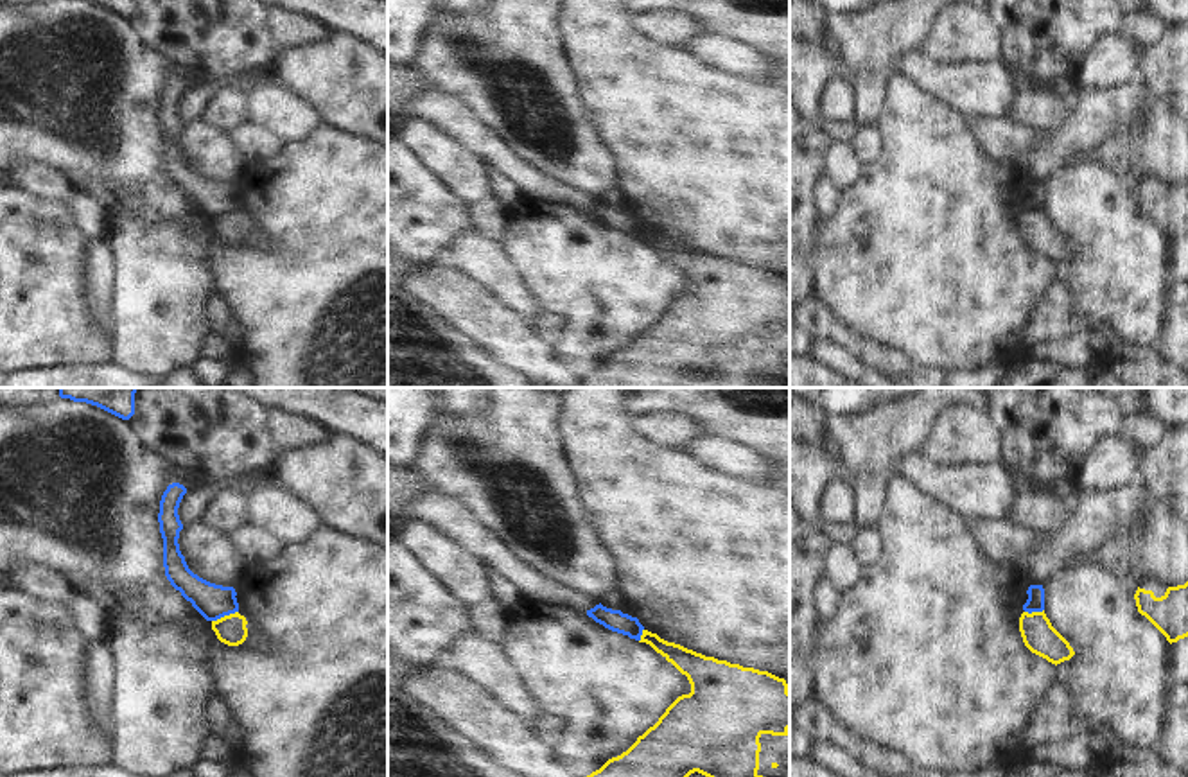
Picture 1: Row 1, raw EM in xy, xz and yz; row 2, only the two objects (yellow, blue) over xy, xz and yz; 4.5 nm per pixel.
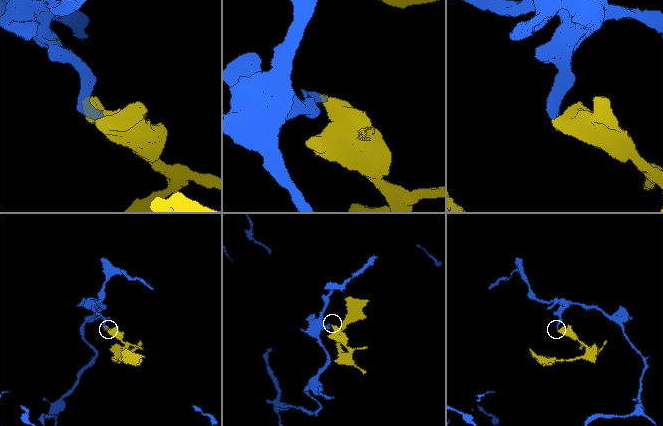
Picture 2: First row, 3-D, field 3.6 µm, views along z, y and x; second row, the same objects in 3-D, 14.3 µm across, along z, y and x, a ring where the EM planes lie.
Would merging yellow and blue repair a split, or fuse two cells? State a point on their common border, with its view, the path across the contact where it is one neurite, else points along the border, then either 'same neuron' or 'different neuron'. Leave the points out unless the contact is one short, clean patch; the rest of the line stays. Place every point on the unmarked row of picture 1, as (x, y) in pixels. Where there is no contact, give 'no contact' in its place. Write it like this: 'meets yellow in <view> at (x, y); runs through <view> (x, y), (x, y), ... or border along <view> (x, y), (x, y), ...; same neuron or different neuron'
meets yellow in xy at (225, 214); border along xy (237, 209), (212, 219); different neuron

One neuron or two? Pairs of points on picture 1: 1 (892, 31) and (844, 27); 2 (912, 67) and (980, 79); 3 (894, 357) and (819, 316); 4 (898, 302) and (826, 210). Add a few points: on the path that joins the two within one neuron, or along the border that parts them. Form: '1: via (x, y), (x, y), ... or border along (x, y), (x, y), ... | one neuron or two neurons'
1: via (880, 31), (856, 31) | one neuron
2: via (928, 74), (937, 79), (964, 79) | one neuron
3: via (876, 356), (853, 345), (837, 331) | one neuron
4: border along (842, 192), (837, 210), (829, 218), (819, 219) | two neurons

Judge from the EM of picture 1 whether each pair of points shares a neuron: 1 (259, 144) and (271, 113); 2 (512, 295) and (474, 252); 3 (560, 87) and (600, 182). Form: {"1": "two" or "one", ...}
{"1": "two", "2": "one", "3": "one"}

